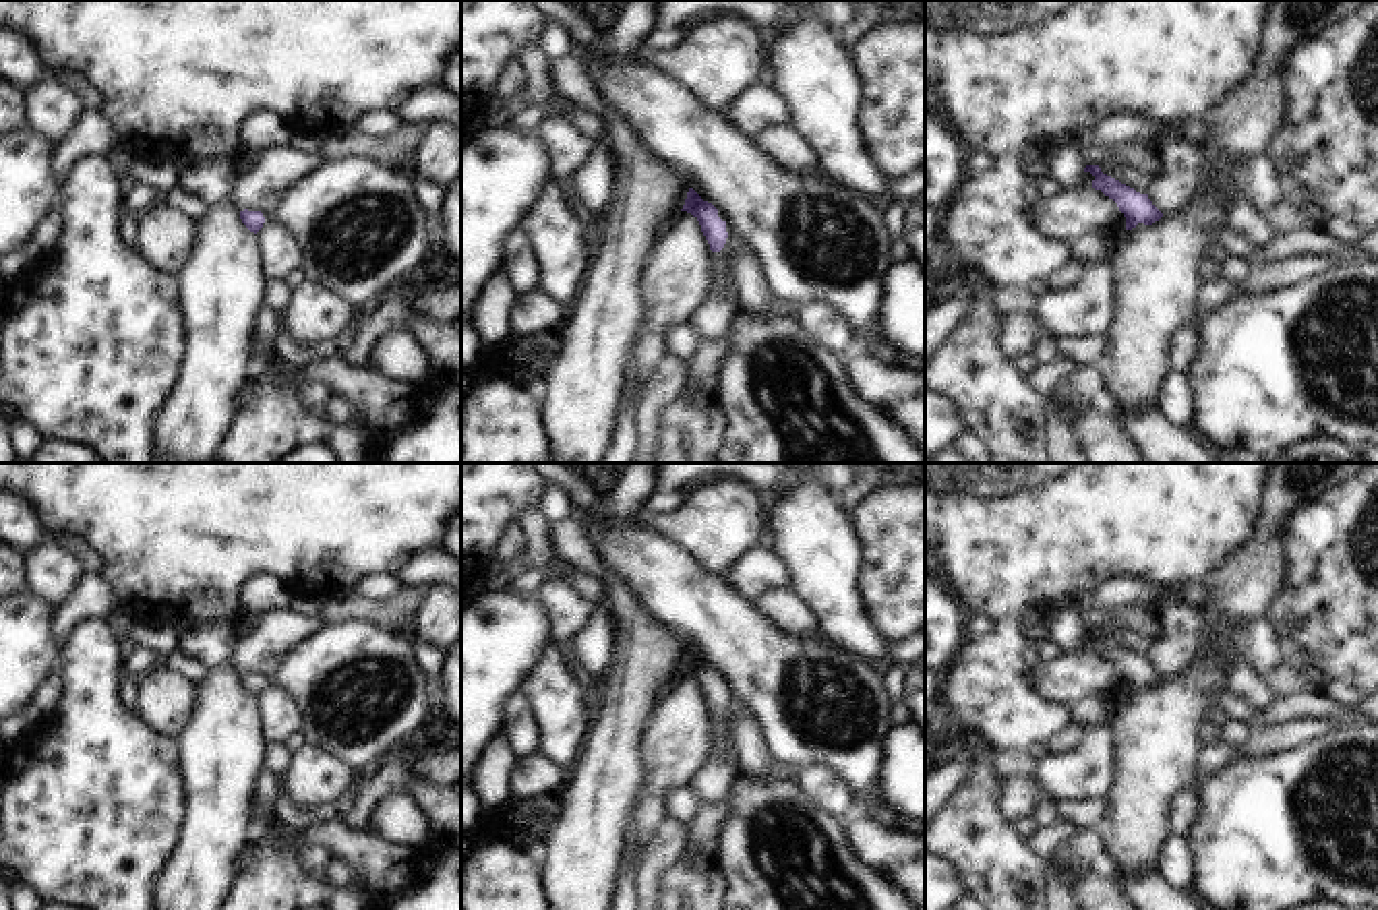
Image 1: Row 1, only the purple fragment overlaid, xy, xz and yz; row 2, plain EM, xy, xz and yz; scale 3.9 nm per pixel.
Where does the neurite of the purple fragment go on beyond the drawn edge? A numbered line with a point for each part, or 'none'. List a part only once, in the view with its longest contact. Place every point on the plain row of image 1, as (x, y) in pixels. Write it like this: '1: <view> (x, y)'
1: xz (719, 737)

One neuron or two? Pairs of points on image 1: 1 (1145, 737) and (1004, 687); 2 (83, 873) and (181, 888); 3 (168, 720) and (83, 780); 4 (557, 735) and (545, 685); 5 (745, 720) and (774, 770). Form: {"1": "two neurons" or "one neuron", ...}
{"1": "two neurons", "2": "two neurons", "3": "two neurons", "4": "one neuron", "5": "one neuron"}

